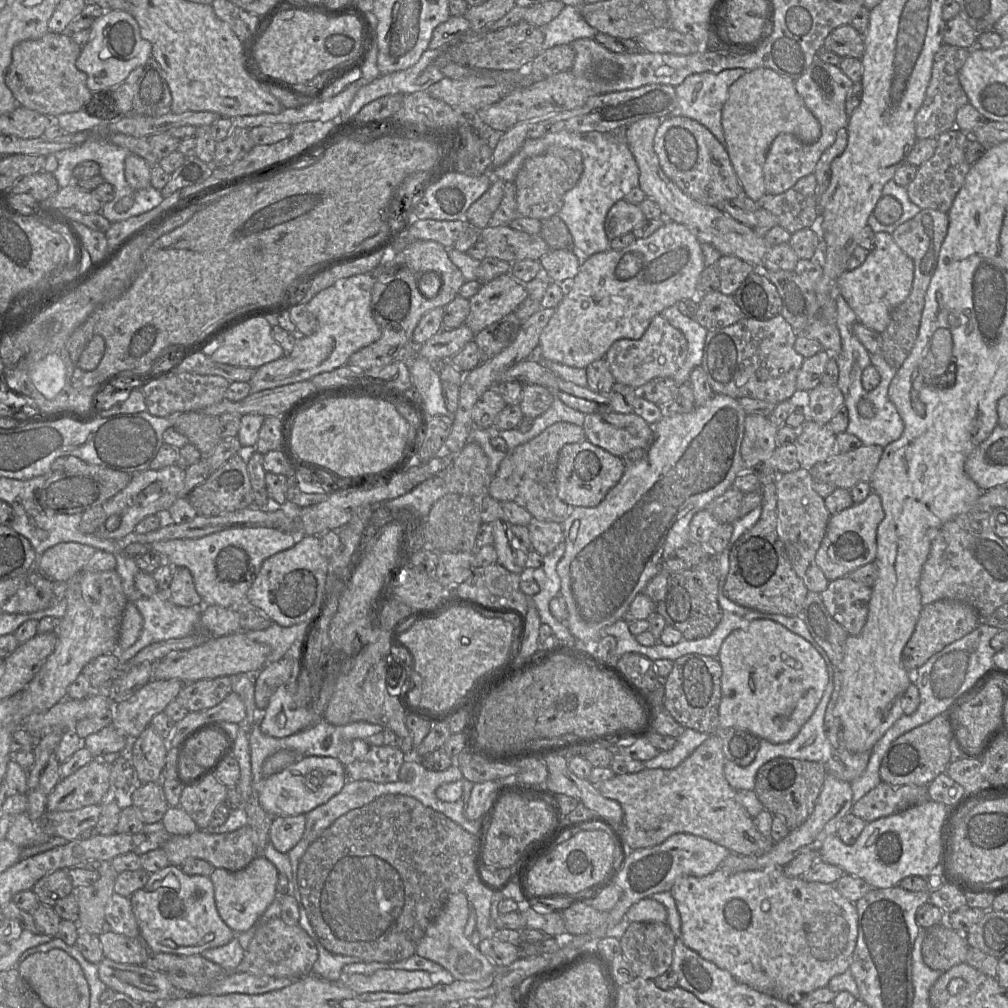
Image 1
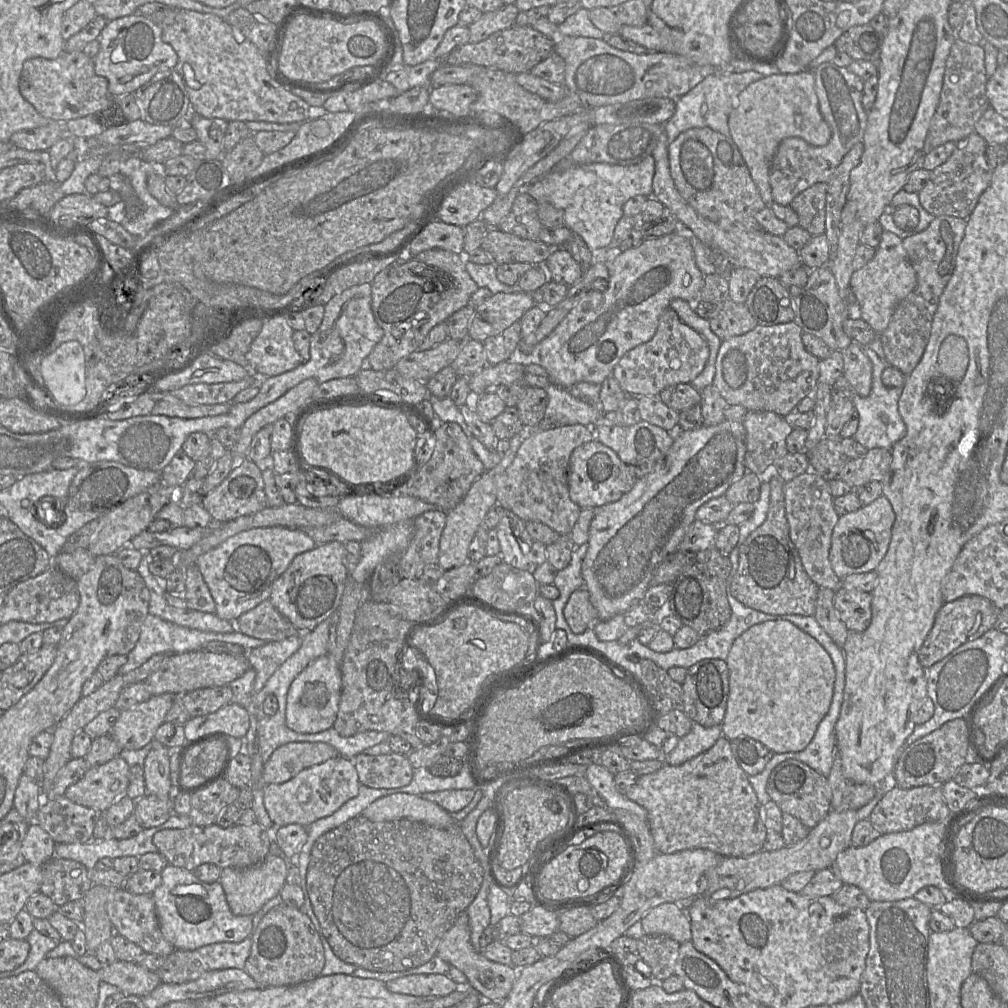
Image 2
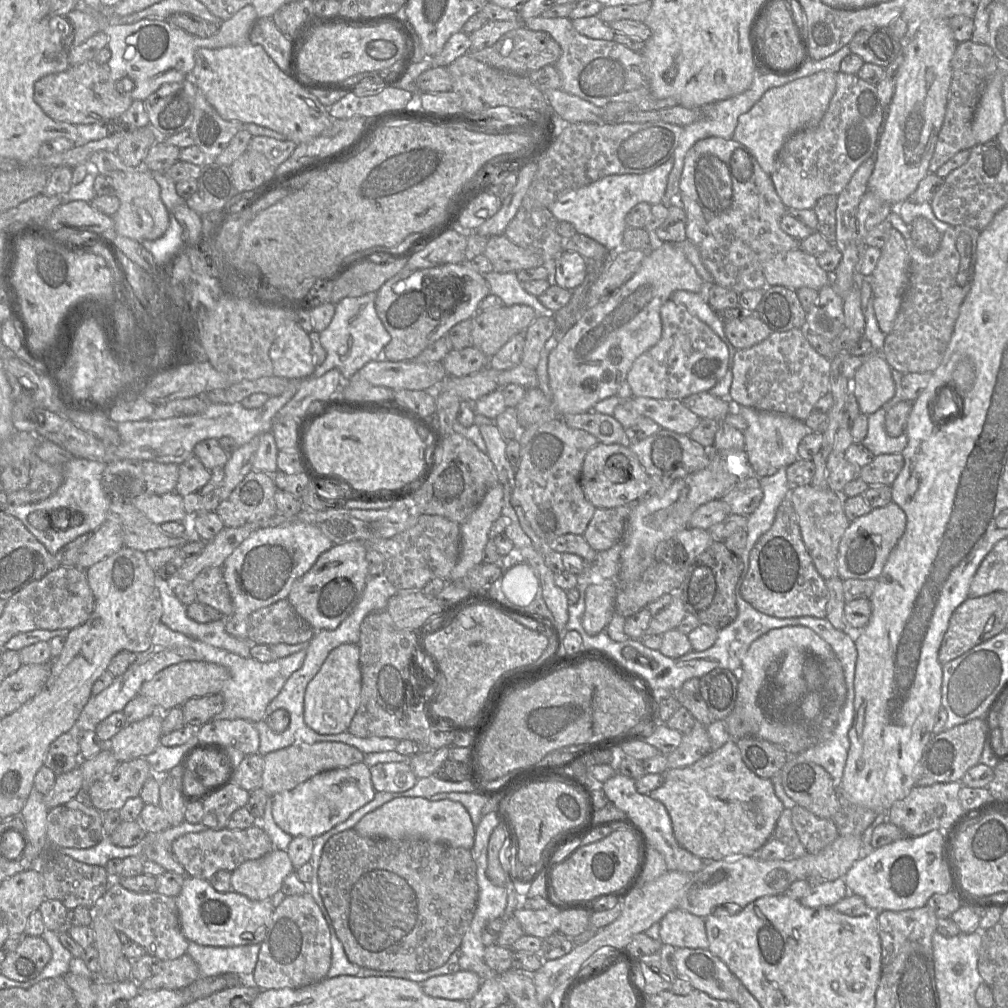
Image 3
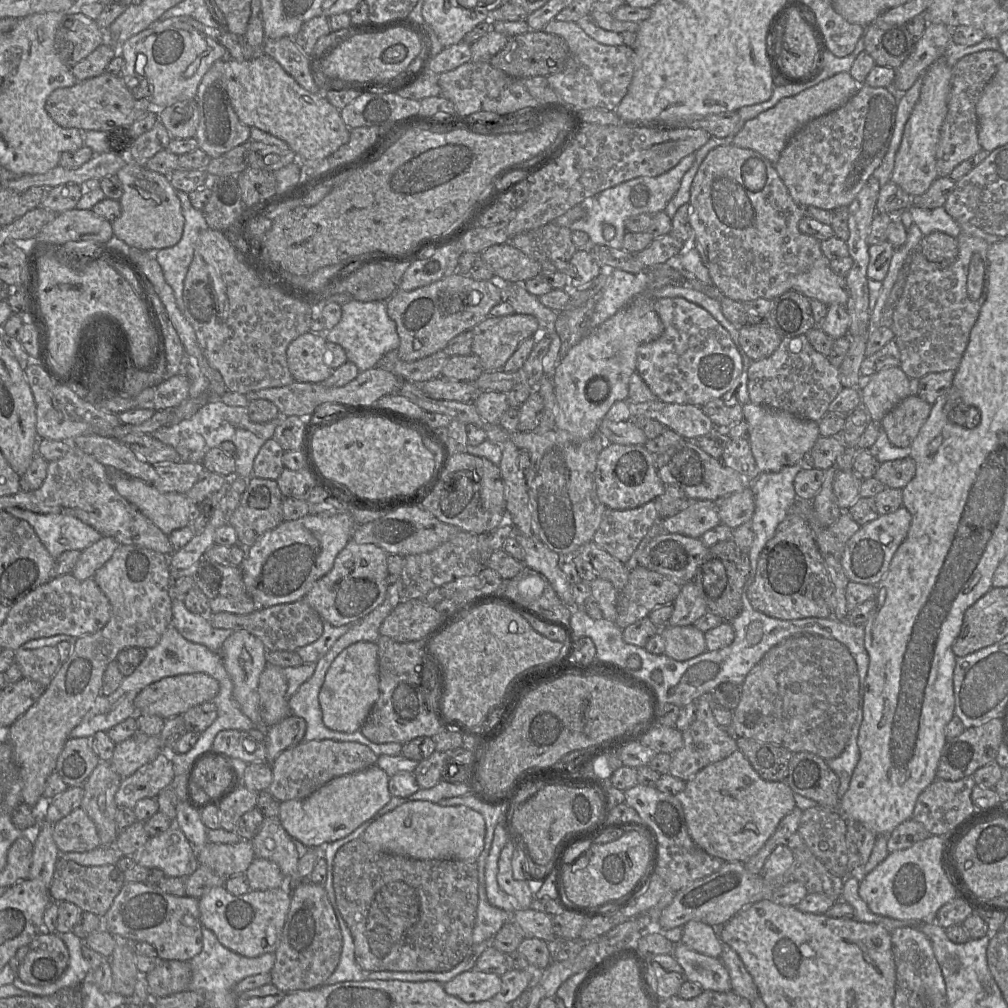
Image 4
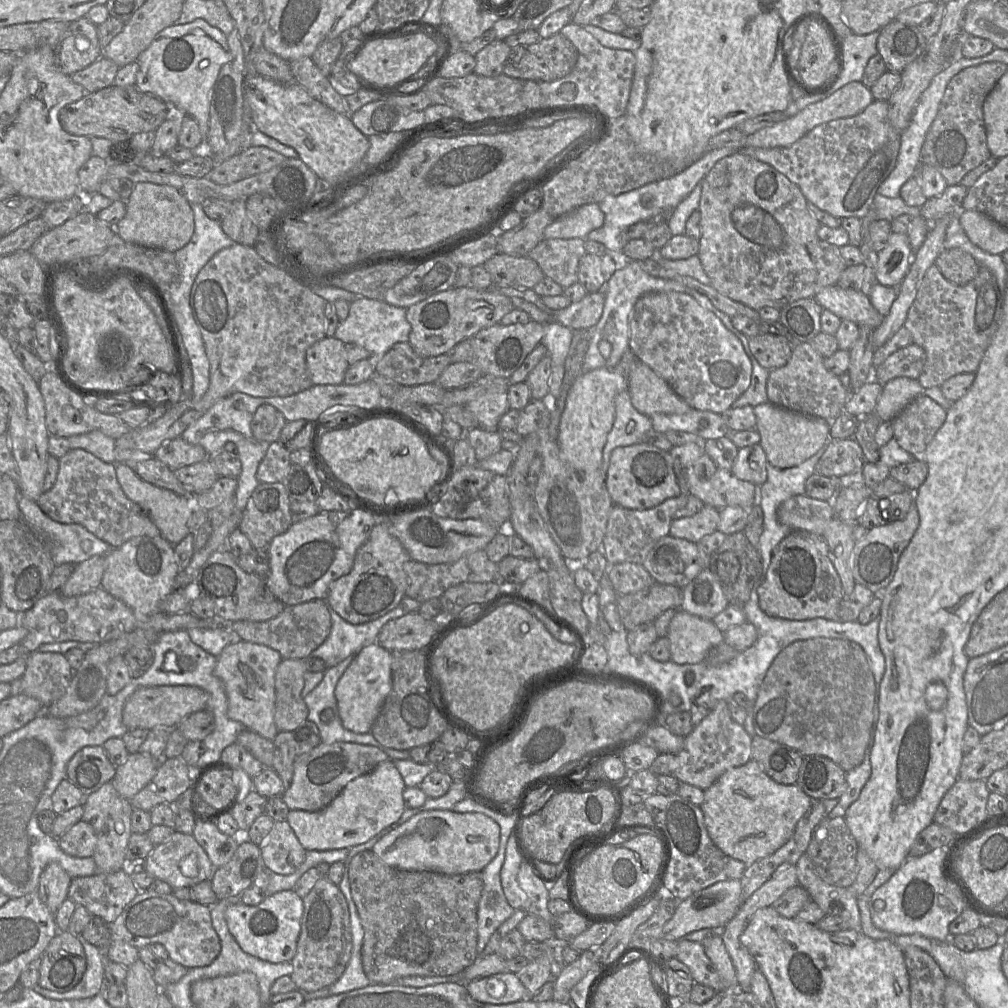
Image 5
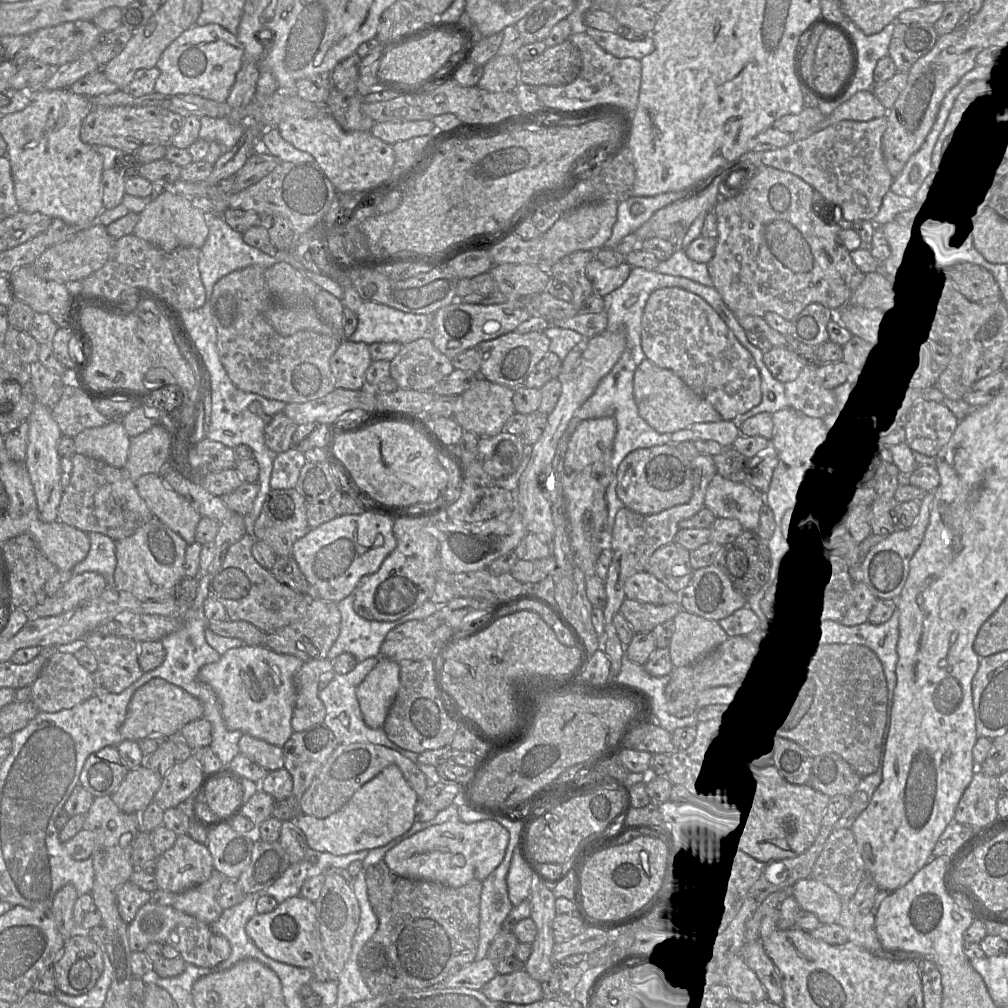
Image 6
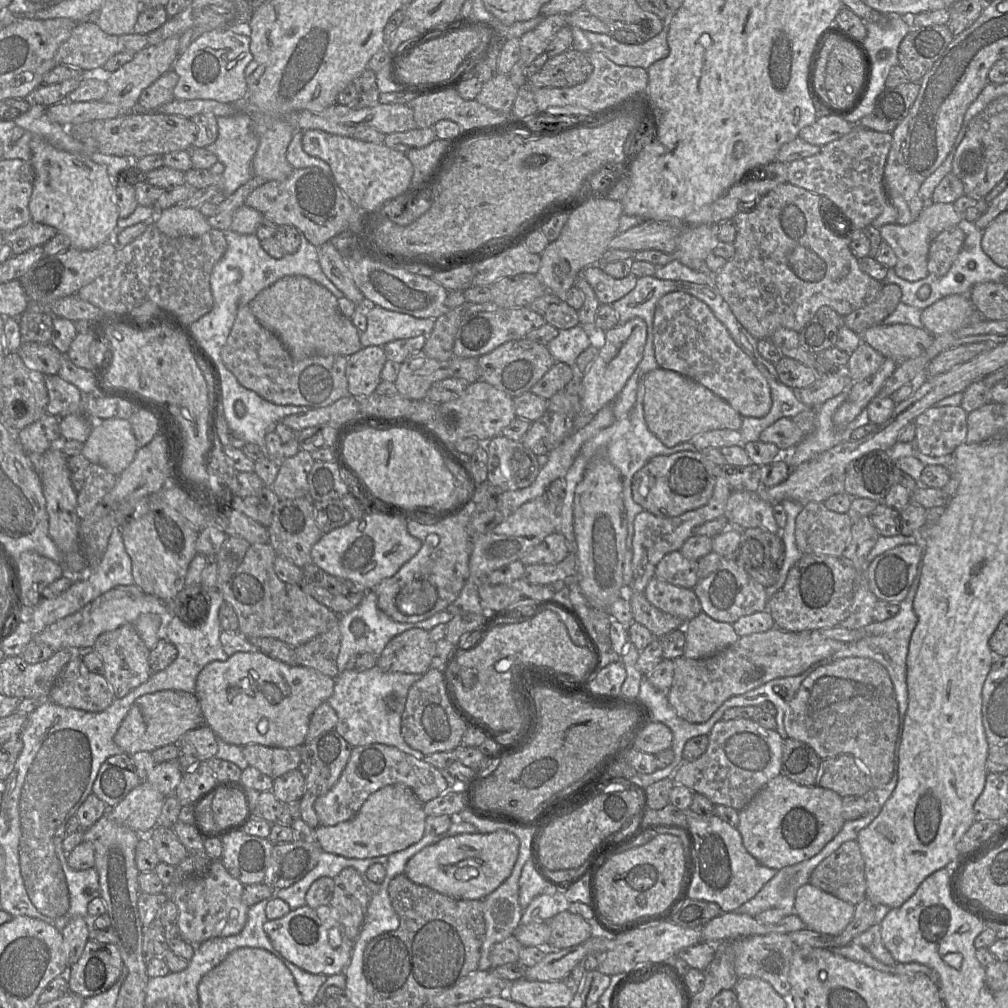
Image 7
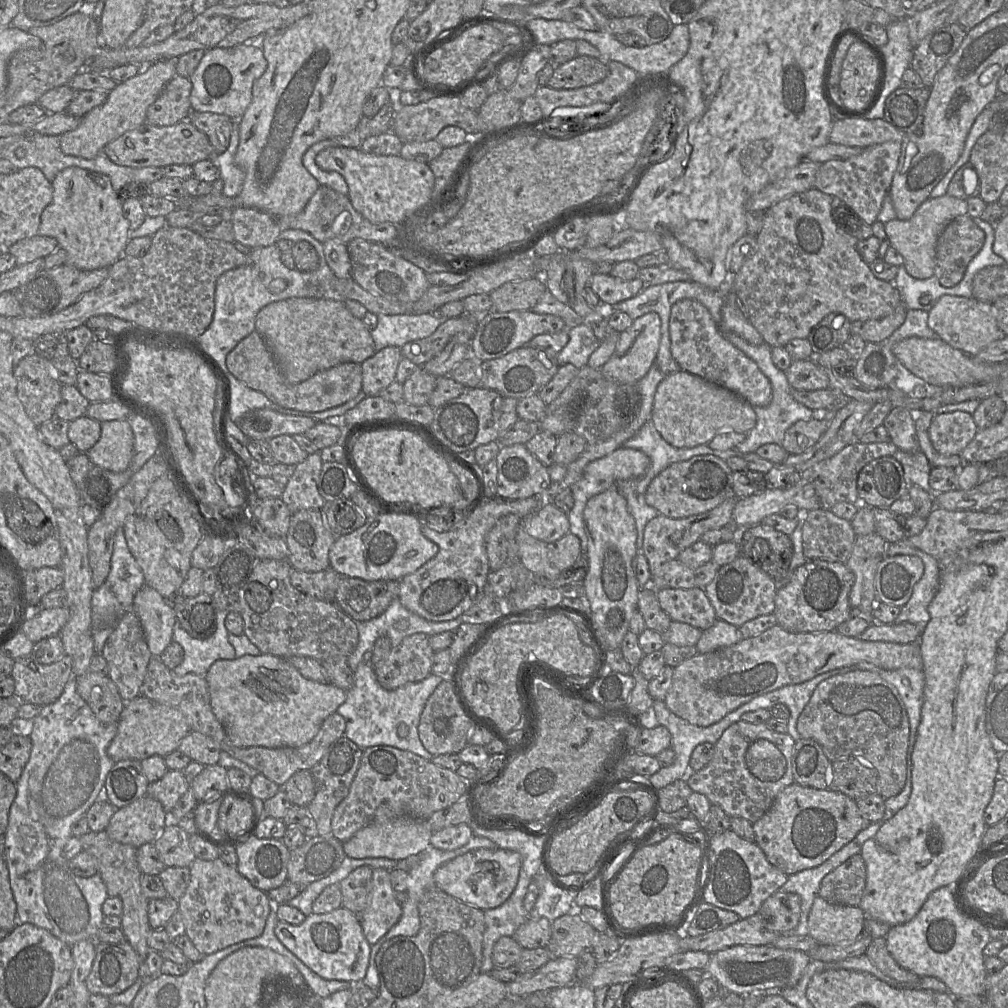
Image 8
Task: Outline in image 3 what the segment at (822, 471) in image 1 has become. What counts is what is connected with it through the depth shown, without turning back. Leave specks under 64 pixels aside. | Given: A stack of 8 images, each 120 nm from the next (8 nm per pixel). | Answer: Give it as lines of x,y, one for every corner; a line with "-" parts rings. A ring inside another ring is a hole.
881,454
860,468
859,478
872,485
891,486
904,466
902,454

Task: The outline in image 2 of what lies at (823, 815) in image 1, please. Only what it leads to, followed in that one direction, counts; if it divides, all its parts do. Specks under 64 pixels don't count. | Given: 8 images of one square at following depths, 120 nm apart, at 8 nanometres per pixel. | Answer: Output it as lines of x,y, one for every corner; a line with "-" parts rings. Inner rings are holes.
831,810
806,838
776,851
761,850
746,857
723,857
708,876
708,898
730,899
756,889
781,884
788,876
802,871
830,869
838,854
851,846
851,836
858,822
855,810

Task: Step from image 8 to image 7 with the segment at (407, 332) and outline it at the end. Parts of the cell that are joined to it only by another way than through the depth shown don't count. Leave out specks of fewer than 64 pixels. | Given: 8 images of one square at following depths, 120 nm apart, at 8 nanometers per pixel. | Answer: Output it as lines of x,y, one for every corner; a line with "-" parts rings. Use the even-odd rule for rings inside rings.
375,305
366,307
367,328
360,334
362,347
384,346
398,340
428,336
435,324
433,318
417,318

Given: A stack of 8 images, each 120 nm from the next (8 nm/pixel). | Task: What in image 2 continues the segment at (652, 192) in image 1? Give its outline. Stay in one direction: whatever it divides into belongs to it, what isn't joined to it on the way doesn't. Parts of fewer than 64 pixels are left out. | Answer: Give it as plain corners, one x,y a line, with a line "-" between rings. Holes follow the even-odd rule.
664,133
651,156
655,161
653,177
653,197
664,204
667,212
674,215
682,231
723,255
733,267
748,268
761,277
778,278
784,272
802,265
799,252
790,247
782,237
772,235
765,230
748,230
744,227
721,227
701,216
680,194
673,181
668,158
668,140

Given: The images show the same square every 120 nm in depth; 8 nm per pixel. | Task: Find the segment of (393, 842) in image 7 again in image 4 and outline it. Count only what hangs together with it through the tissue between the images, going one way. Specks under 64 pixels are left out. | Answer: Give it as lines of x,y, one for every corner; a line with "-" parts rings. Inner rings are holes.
376,765
353,774
336,777
306,799
281,802
278,819
292,839
296,839
307,848
324,849
327,844
348,836
389,803
392,795
389,792
388,781
389,776

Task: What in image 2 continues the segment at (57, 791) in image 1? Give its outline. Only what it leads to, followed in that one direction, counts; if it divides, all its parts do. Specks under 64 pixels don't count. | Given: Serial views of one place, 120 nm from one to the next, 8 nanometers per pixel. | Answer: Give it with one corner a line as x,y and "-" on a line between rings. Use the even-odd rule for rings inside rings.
117,757
105,764
91,767
84,776
69,786
64,797
100,812
127,794
130,765

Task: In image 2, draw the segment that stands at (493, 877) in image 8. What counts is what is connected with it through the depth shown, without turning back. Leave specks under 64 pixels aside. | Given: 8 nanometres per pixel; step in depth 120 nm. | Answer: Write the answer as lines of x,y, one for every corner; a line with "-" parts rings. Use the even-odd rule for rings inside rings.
405,793
381,797
364,809
361,815
374,822
407,818
436,828
446,828
457,823
450,813
438,804

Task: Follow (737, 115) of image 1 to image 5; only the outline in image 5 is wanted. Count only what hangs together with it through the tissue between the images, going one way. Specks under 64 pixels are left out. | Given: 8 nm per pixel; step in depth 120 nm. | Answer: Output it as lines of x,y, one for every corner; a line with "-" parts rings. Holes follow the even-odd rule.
852,81
840,87
826,98
809,104
797,114
780,121
773,126
765,127
746,137
746,147
776,148
788,147
802,138
816,126
840,119
855,116
861,113
874,101
870,88
861,81

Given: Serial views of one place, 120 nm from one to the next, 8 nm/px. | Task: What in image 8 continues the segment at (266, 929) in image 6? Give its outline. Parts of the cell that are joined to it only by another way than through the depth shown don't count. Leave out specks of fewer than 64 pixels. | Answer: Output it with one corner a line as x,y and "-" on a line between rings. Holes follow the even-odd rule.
342,907
321,915
313,913
296,926
278,920
275,935
290,952
325,980
362,982
366,976
372,946
363,934
360,915
348,909

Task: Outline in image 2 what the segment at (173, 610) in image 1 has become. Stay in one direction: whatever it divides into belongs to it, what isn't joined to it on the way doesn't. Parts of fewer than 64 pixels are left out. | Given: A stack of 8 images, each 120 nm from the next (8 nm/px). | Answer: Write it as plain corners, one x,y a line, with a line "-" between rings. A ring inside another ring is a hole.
149,613
141,626
135,647
127,654
127,662
119,669
118,674
125,674
138,668
156,654
174,655
201,651
206,644
215,641
217,635
227,636
230,633
190,629

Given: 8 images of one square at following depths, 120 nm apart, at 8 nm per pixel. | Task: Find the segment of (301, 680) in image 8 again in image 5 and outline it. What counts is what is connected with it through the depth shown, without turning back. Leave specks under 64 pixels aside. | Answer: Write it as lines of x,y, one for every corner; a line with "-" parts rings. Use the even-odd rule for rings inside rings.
241,640
227,645
217,656
214,667
227,696
228,717
270,741
279,732
274,722
275,672
282,660
277,651
267,646

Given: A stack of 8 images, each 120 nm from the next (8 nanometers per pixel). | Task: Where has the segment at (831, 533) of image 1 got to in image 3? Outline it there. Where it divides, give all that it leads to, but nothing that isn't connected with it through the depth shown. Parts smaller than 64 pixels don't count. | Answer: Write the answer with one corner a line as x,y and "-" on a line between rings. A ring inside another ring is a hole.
893,501
884,507
873,508
868,514
851,521
839,544
839,577
842,580
878,579
893,548
905,531
906,522
905,512

